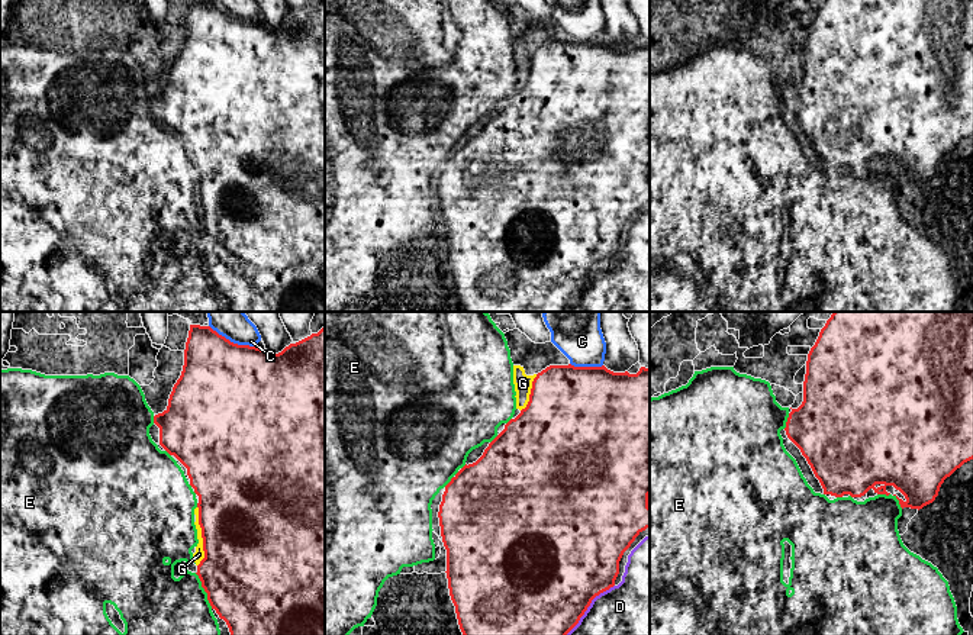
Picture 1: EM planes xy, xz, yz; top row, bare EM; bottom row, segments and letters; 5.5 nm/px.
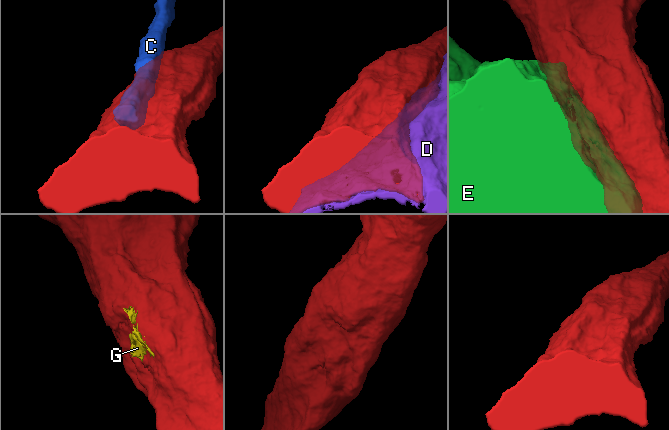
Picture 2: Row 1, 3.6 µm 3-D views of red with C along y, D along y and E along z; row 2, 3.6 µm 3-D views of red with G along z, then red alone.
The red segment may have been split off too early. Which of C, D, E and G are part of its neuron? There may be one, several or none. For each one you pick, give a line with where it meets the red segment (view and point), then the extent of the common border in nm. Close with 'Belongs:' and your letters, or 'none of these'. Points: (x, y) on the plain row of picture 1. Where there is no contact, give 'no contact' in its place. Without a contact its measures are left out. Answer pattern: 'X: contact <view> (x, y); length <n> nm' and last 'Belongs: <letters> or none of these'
Belongs: none of these

